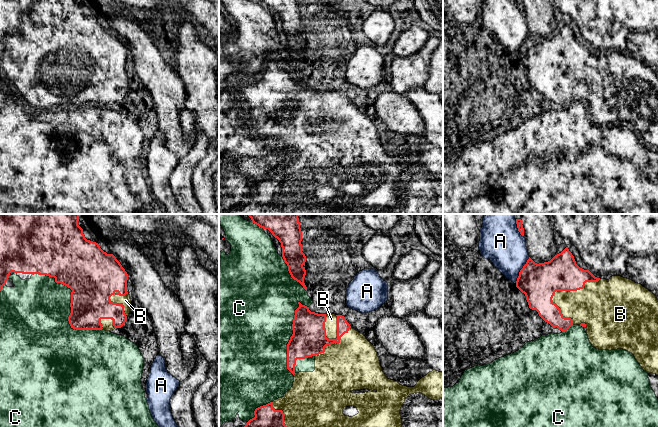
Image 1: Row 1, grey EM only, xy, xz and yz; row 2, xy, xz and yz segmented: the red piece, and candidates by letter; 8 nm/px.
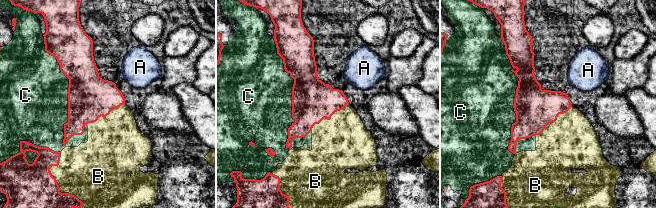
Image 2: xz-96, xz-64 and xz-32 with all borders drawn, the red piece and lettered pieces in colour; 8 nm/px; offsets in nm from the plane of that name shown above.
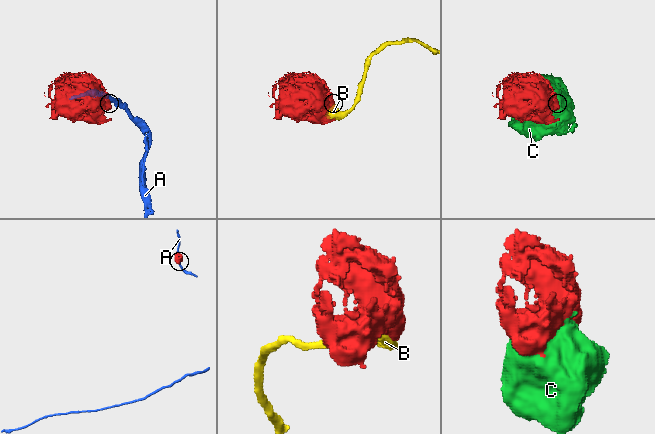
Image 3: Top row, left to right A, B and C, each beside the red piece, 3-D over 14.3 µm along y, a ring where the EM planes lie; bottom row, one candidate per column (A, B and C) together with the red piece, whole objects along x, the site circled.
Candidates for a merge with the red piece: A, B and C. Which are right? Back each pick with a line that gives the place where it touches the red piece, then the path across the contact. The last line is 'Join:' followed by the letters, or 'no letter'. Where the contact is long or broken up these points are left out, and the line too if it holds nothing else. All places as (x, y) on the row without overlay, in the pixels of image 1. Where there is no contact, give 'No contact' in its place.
B: Touches red at yz (574, 66)
Join: B

